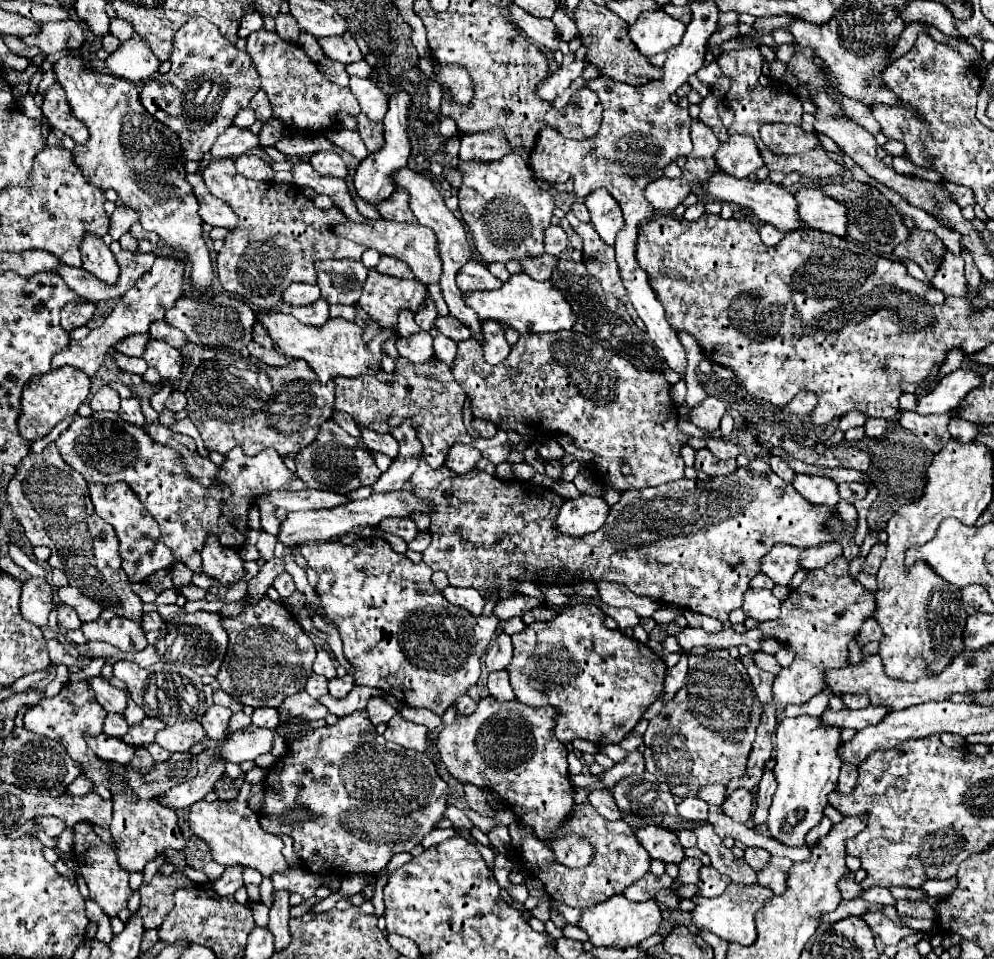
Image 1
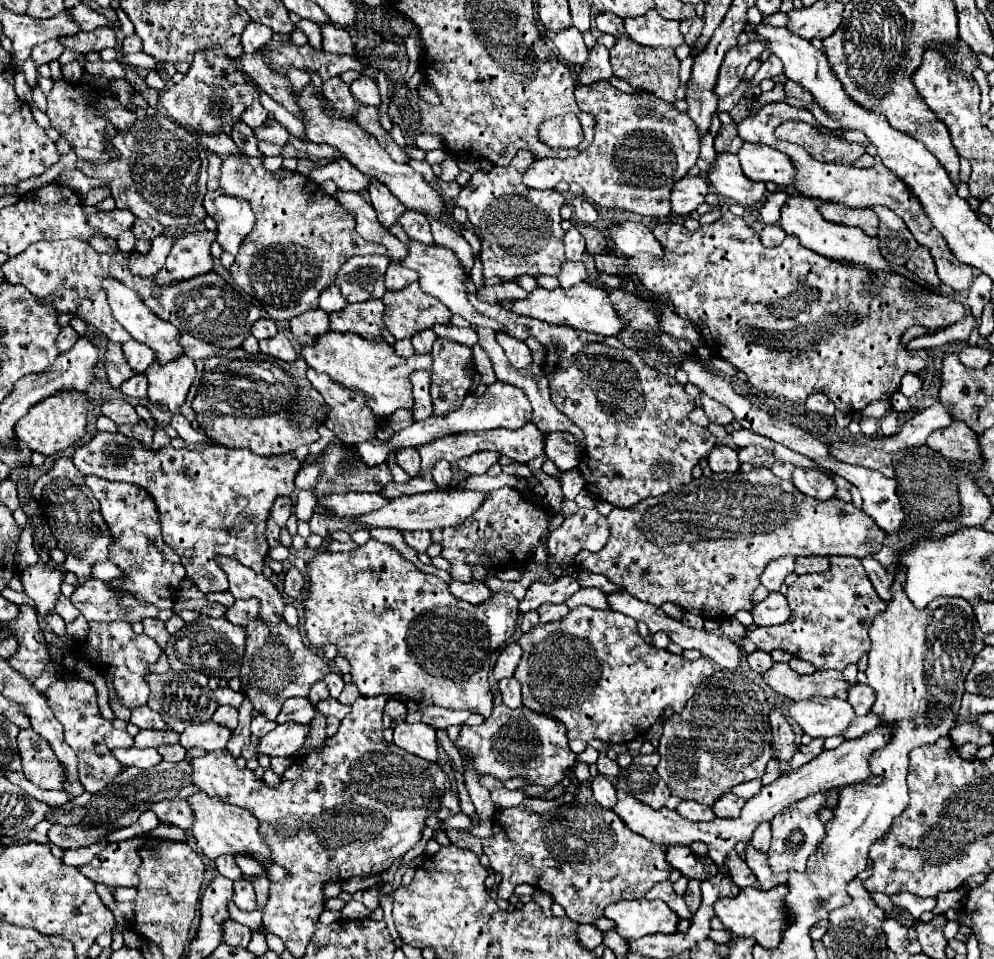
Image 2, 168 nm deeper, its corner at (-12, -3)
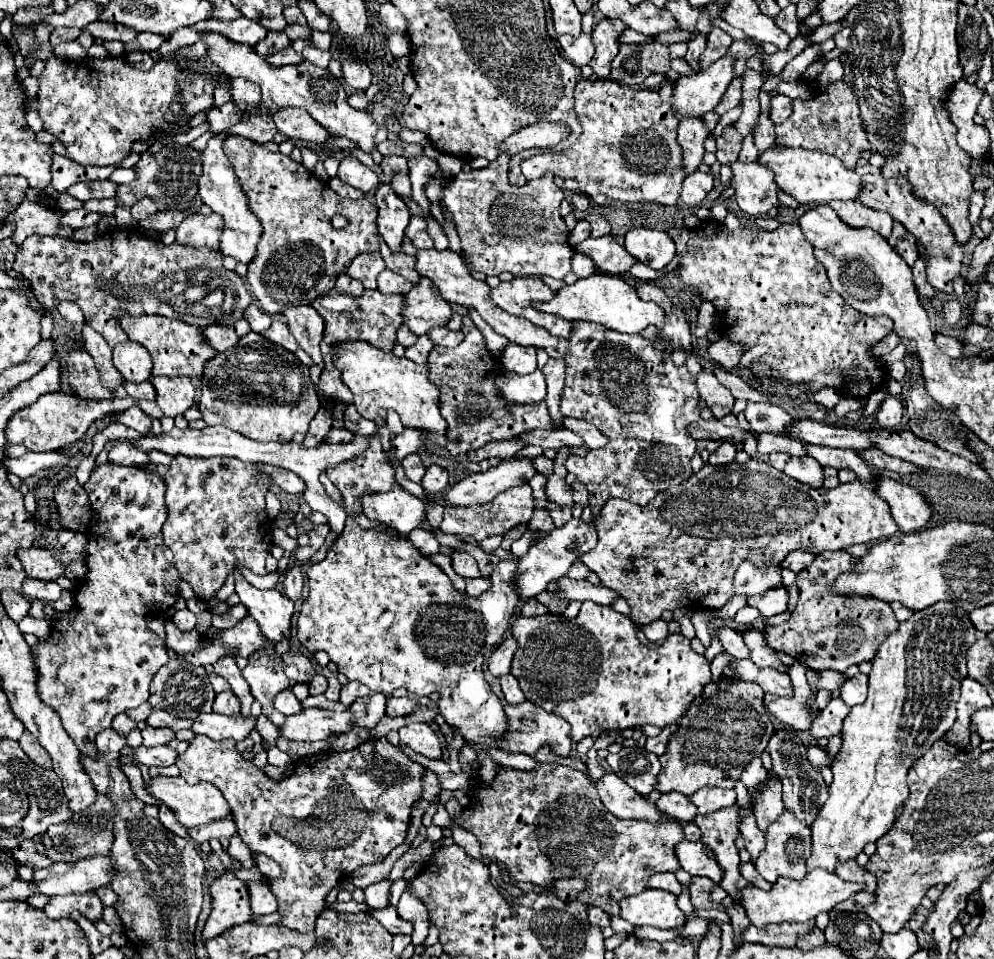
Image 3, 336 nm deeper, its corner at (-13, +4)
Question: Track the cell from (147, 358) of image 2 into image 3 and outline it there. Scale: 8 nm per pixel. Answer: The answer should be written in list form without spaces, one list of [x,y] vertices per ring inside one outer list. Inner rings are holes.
[[[126,341],[114,347],[114,365],[130,383],[142,383],[152,375],[152,359],[136,341]]]

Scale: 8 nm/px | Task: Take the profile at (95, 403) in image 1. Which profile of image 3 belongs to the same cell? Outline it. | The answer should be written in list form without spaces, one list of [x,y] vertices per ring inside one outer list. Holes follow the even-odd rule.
[[[136,405],[114,413],[114,419],[116,419],[116,423],[124,423],[124,425],[136,429],[142,435],[146,435],[150,431],[150,417]]]

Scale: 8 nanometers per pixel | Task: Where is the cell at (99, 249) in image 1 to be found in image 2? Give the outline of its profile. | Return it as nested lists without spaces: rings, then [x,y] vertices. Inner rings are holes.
[[[105,280],[105,290],[109,296],[109,306],[113,310],[113,318],[131,334],[133,340],[151,346],[151,350],[157,356],[157,362],[161,366],[165,366],[167,362],[173,362],[175,358],[181,358],[185,354],[185,350],[179,346],[179,330],[175,330],[175,326],[171,326],[169,322],[163,322],[161,318],[157,318],[139,298],[139,294],[131,288],[127,288],[125,284],[117,282],[117,280]]]

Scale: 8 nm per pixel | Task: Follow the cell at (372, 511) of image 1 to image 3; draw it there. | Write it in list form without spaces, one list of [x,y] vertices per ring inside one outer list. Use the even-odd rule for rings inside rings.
[[[508,459],[488,471],[466,475],[444,493],[448,507],[468,507],[492,501],[498,493],[528,483],[536,475],[530,459]]]

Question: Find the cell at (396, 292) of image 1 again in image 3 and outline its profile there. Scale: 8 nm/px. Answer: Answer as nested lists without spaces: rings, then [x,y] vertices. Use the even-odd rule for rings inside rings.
[[[420,279],[404,297],[402,321],[414,335],[424,335],[432,327],[442,327],[452,317],[452,307],[440,299],[430,279]]]

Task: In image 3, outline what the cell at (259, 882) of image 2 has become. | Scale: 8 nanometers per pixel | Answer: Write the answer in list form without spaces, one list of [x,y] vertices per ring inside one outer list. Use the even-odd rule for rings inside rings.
[[[240,837],[230,839],[228,853],[230,853],[234,859],[238,859],[246,869],[256,867],[256,863],[254,863],[254,859],[252,859],[252,851],[248,851],[248,847],[242,843],[242,839],[240,839]]]

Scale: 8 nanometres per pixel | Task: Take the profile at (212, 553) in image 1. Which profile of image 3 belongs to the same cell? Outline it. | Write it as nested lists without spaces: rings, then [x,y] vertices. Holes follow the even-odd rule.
[[[234,569],[236,593],[246,605],[250,617],[256,619],[260,631],[272,639],[280,641],[282,635],[290,635],[290,619],[294,615],[294,601],[284,597],[278,589],[256,589],[252,587],[240,569]]]

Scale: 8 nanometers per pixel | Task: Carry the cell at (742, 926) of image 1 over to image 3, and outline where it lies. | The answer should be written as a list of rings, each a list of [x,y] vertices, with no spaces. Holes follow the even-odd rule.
[[[812,869],[806,873],[804,879],[790,879],[790,877],[780,877],[770,891],[762,891],[758,887],[746,887],[740,893],[740,899],[736,901],[740,907],[744,907],[748,919],[752,921],[754,927],[764,929],[766,925],[772,923],[792,923],[792,921],[810,921],[822,911],[830,911],[836,903],[852,897],[856,891],[860,891],[860,885],[856,883],[846,883],[834,873],[828,873],[826,869]]]

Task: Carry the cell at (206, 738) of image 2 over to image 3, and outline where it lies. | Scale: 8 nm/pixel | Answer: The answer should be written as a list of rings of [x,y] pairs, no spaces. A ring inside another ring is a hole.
[[[200,713],[190,729],[196,735],[206,735],[214,741],[222,741],[222,739],[242,741],[254,729],[254,717],[244,719],[242,715],[234,715],[234,717],[226,715],[224,717],[218,713]]]

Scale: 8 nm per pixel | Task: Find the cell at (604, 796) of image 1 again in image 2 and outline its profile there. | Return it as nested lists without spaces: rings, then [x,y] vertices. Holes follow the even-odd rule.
[[[597,776],[591,780],[591,792],[595,796],[595,800],[603,806],[603,808],[613,808],[615,806],[615,786],[611,784],[611,780],[607,780],[605,776]]]

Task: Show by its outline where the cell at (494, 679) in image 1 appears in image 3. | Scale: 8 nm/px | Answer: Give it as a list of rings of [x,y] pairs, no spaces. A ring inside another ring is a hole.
[[[512,673],[502,675],[502,677],[500,677],[500,683],[502,683],[502,693],[504,693],[504,699],[506,699],[508,703],[516,705],[516,703],[526,701],[524,693],[522,693],[522,691],[520,691],[520,687],[518,687],[518,679],[516,679]]]

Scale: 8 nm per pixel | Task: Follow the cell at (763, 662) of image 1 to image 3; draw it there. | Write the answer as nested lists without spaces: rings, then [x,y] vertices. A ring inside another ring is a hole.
[[[724,627],[718,635],[720,635],[720,641],[722,641],[722,649],[724,649],[728,655],[732,655],[732,657],[736,657],[736,659],[748,659],[748,657],[750,657],[748,645],[744,643],[744,639],[742,639],[734,629]]]

